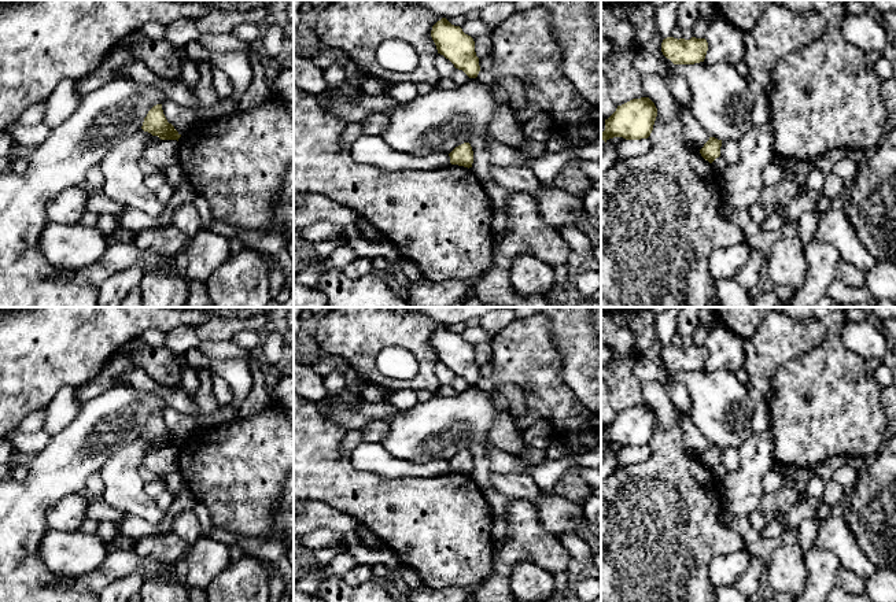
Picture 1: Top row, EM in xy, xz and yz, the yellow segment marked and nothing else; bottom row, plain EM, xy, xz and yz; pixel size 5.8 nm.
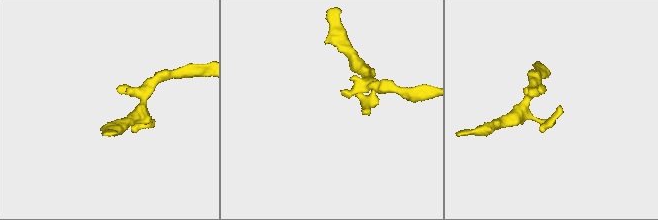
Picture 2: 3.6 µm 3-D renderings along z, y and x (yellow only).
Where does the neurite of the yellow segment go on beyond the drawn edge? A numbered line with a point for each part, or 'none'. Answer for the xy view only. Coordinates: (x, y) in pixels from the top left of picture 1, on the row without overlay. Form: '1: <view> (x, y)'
none

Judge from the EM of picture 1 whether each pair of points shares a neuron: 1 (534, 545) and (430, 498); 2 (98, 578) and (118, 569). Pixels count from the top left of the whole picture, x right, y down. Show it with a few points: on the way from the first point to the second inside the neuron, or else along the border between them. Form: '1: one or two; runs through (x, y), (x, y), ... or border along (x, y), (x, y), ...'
1: two; border along (494, 540), (493, 569), (490, 572)
2: one; runs through (103, 576), (113, 569)

